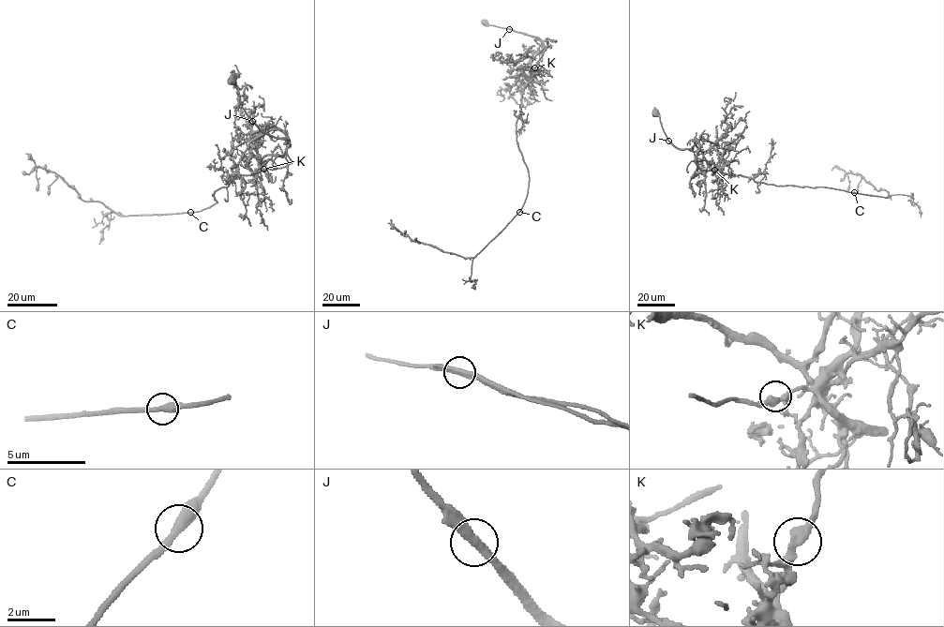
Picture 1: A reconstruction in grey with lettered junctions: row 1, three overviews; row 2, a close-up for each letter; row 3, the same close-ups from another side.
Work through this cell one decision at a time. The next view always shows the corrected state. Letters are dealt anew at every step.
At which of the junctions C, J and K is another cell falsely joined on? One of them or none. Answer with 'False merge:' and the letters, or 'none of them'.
False merge: J

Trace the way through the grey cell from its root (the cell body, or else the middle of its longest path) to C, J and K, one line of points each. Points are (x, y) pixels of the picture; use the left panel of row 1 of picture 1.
C: (232, 80), (247, 114), (290, 143), (282, 156), (266, 156), (254, 173), (215, 191), (217, 203), (190, 212)
J: (232, 80), (242, 108), (252, 121)
K: (232, 80), (242, 108), (261, 129), (270, 135), (289, 140), (285, 151), (288, 164), (280, 168), (263, 169)

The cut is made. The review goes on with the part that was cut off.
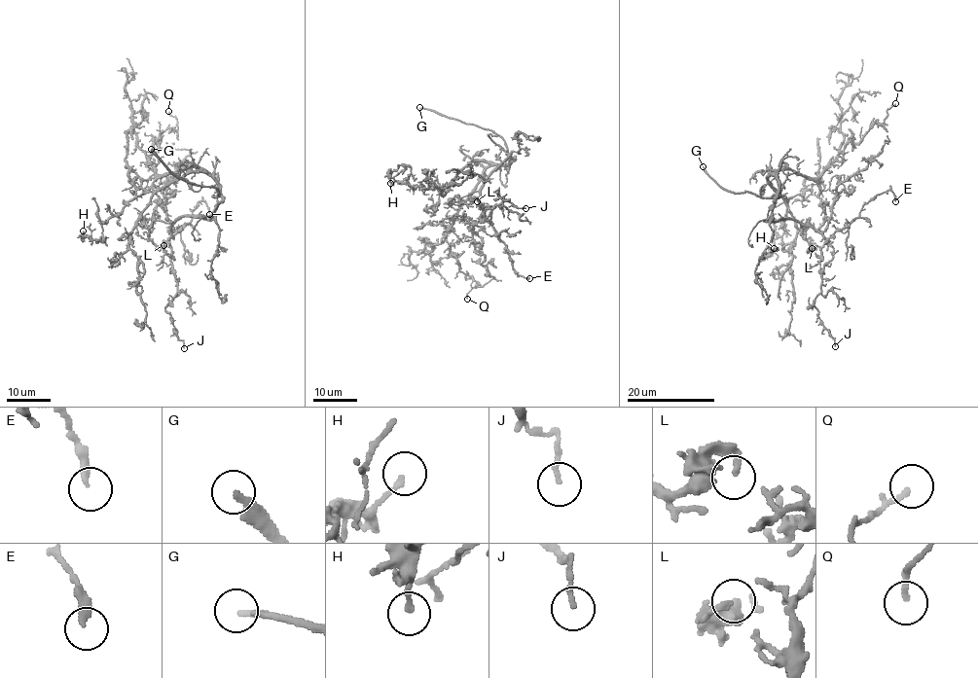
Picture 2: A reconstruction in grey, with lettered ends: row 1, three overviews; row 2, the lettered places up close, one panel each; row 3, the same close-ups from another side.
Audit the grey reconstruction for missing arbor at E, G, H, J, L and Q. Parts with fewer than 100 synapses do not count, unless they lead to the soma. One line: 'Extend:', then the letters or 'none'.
Extend: G

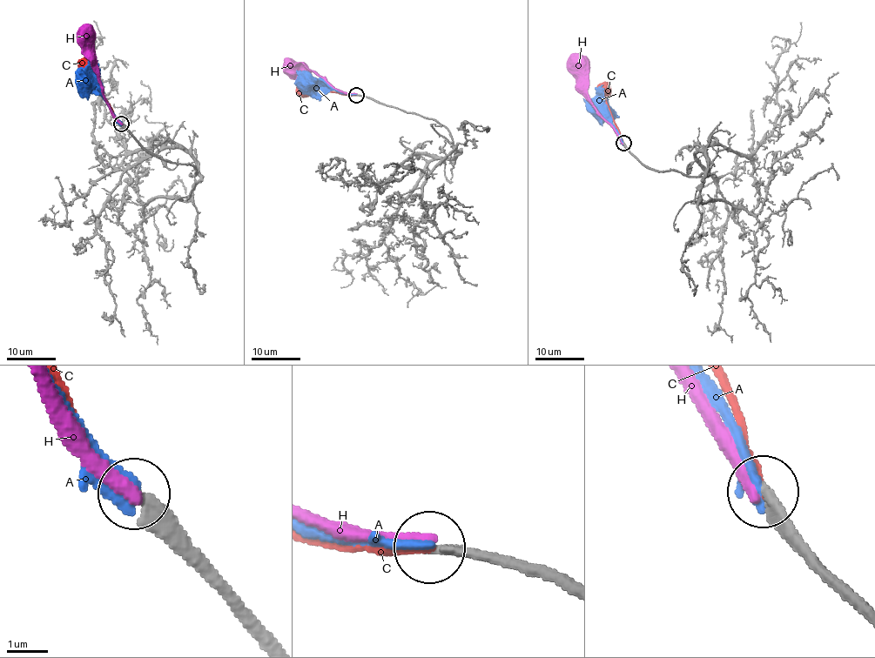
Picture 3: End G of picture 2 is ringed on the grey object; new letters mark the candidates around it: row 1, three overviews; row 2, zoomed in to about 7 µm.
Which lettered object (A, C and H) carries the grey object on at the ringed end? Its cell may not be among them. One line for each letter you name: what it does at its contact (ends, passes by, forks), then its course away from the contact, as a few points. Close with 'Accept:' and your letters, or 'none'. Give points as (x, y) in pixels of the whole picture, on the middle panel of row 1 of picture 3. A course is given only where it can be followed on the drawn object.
A: It ends there. Its course: (356, 94), (336, 91), (318, 79), (310, 79), (306, 84)
Accept: A

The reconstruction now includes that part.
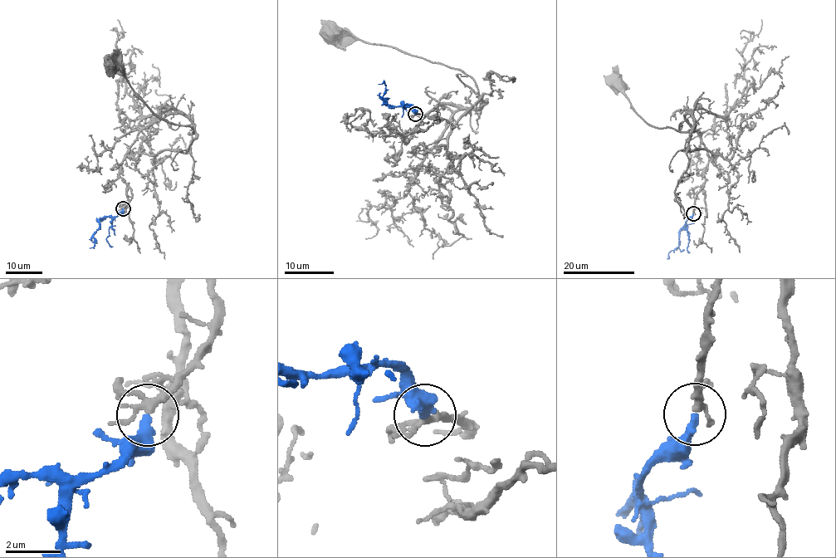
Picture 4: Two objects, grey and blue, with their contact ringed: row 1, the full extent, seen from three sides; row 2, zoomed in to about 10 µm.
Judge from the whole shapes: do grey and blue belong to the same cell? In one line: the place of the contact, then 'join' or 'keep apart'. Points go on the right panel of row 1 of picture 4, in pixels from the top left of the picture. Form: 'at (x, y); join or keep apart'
at (693, 213); join

